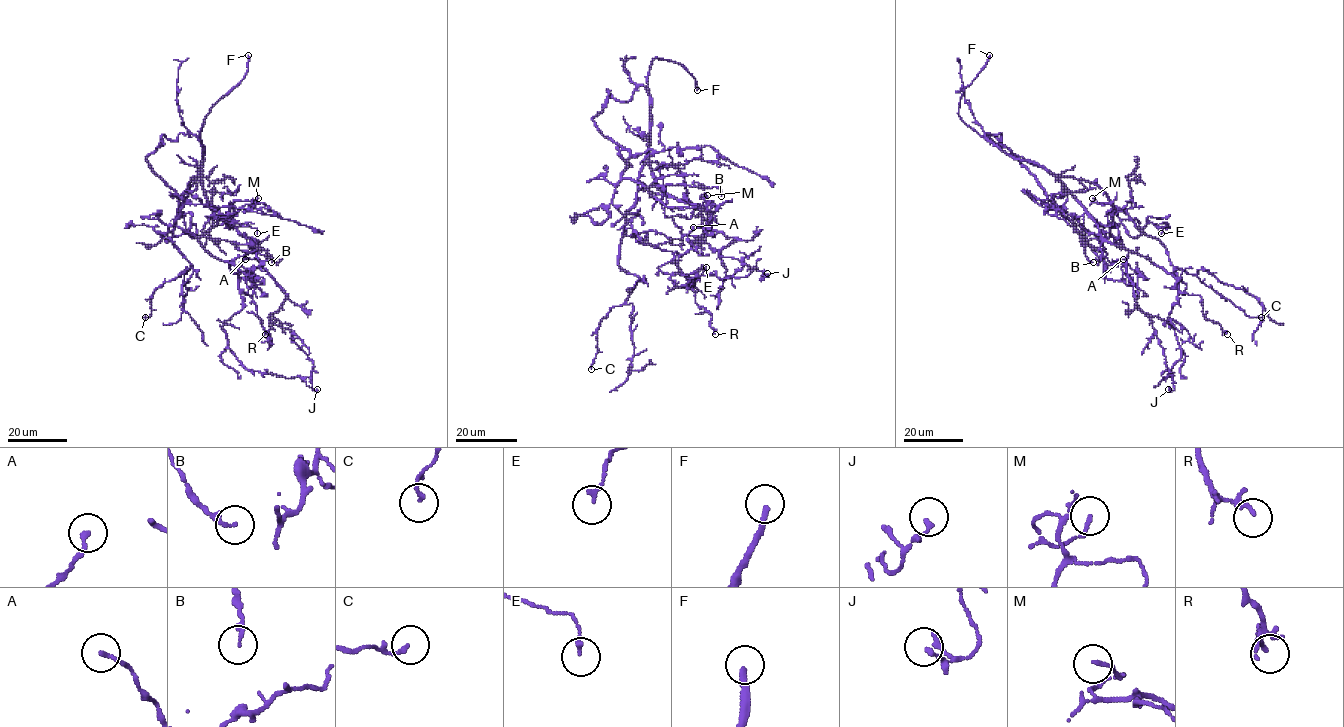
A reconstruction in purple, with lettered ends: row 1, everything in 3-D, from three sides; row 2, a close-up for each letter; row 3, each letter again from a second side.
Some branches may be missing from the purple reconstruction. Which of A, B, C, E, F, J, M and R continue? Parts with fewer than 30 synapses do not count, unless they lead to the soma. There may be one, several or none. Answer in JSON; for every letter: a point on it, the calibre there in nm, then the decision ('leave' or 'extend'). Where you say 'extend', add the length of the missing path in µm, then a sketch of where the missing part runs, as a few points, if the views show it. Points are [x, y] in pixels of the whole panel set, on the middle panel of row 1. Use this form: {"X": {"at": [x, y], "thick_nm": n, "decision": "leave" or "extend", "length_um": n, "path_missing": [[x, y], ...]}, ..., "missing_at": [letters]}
{"A": {"at": [693, 227], "thick_nm": 160, "decision": "leave"}, "B": {"at": [721, 196], "thick_nm": 200, "decision": "leave"}, "C": {"at": [591, 369], "thick_nm": 140, "decision": "leave"}, "E": {"at": [706, 267], "thick_nm": 160, "decision": "leave"}, "F": {"at": [697, 90], "thick_nm": 240, "decision": "extend", "length_um": 60, "path_missing": [[697, 90], [705, 104], [723, 122], [741, 129], [757, 129], [783, 122], [813, 135], [829, 129]]}, "J": {"at": [767, 273], "thick_nm": 160, "decision": "leave"}, "M": {"at": [707, 195], "thick_nm": 130, "decision": "leave"}, "R": {"at": [715, 334], "thick_nm": 110, "decision": "leave"}, "missing_at": ["F"]}

